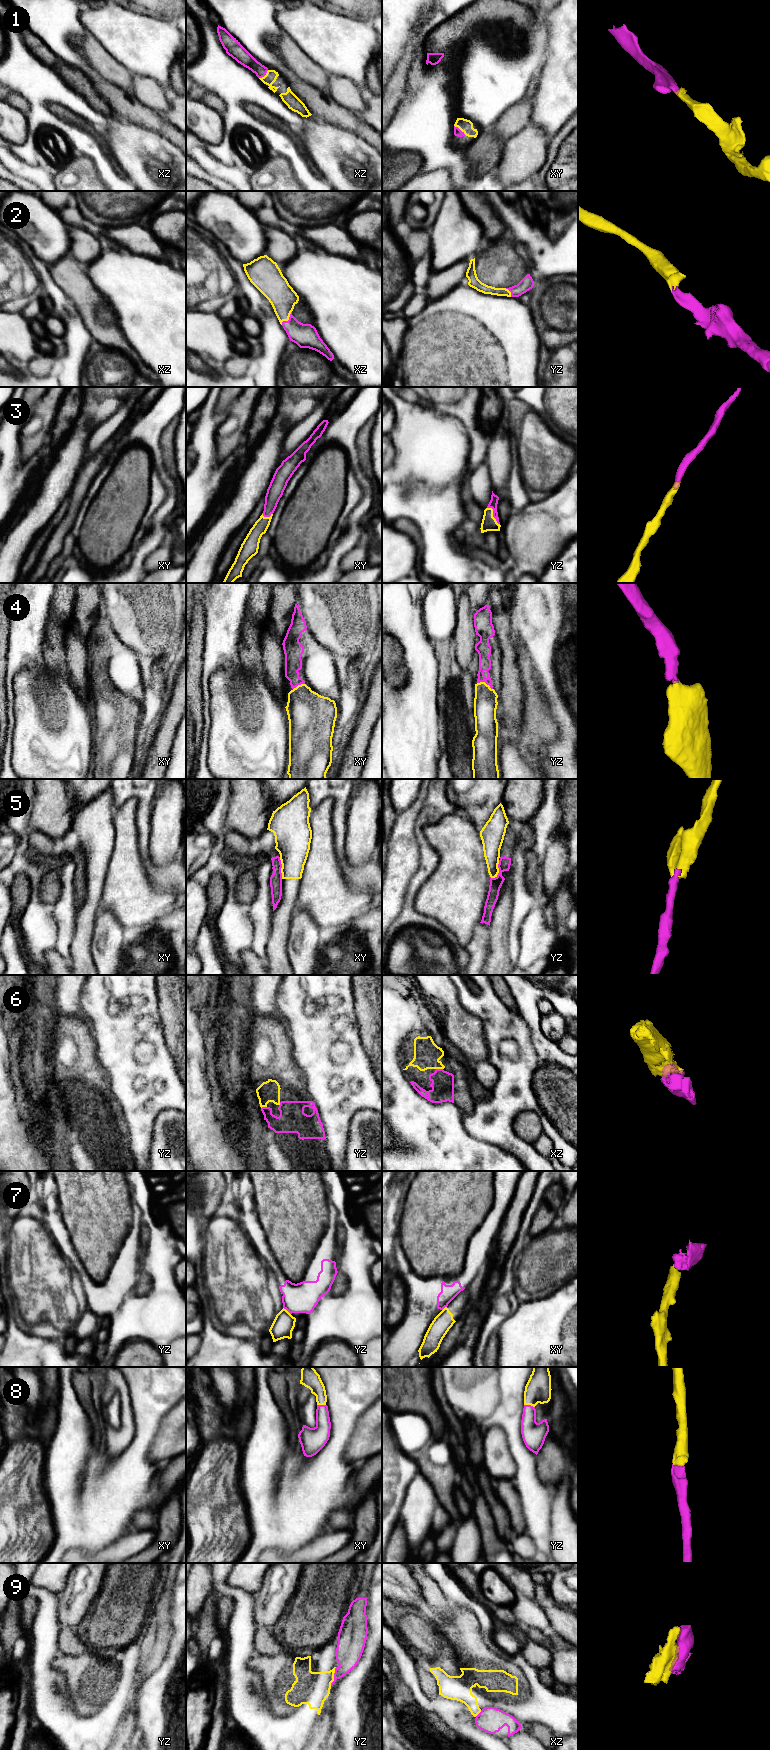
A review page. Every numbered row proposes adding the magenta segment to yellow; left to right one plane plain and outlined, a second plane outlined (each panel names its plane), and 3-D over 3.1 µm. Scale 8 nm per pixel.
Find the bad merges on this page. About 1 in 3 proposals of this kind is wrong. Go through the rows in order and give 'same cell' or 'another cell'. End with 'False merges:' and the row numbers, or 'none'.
1: same cell
2: same cell
3: same cell
4: same cell
5: another cell
6: same cell
7: another cell
8: same cell
9: another cell
False merges: 5, 7, 9

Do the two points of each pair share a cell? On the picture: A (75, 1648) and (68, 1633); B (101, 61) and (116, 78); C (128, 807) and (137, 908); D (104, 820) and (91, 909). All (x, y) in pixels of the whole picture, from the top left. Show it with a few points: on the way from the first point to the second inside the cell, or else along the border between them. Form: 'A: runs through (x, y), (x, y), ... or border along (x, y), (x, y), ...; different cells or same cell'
A: runs through (71, 1644), (68, 1641), (68, 1637); same cell
B: runs through (105, 65), (114, 74); same cell
C: runs through (127, 832), (127, 883); same cell
D: runs through (97, 842), (97, 865), (94, 887); same cell

